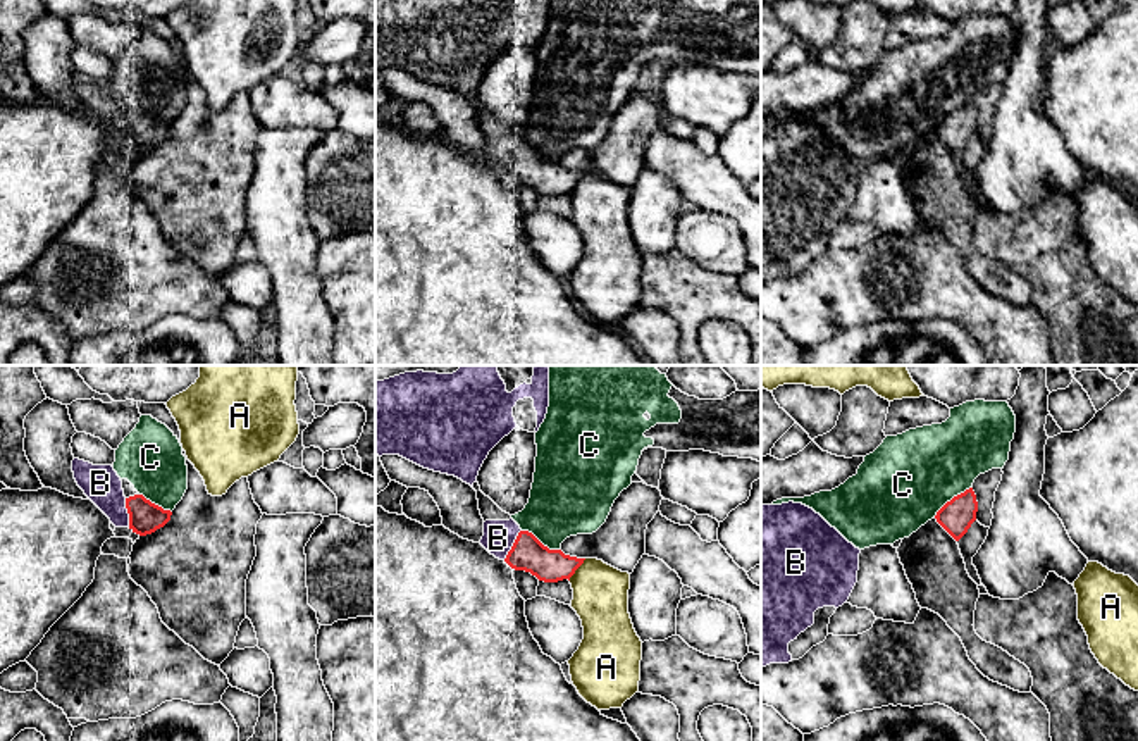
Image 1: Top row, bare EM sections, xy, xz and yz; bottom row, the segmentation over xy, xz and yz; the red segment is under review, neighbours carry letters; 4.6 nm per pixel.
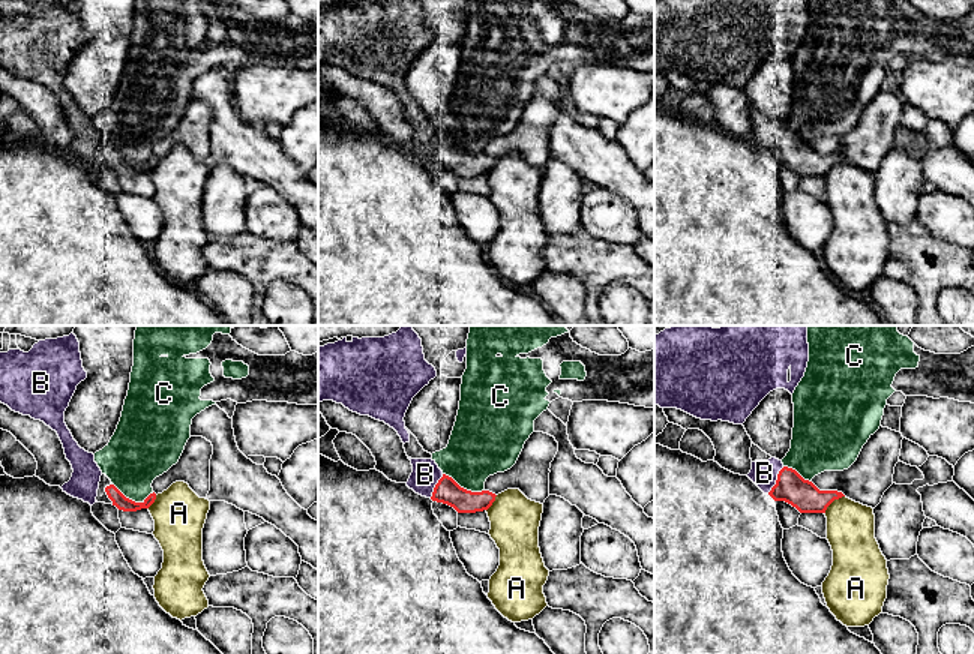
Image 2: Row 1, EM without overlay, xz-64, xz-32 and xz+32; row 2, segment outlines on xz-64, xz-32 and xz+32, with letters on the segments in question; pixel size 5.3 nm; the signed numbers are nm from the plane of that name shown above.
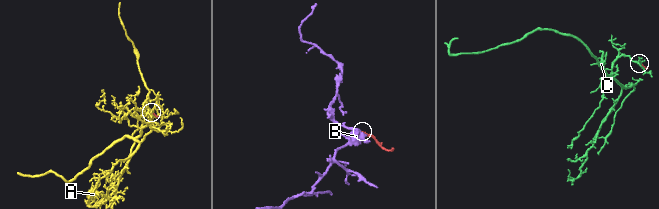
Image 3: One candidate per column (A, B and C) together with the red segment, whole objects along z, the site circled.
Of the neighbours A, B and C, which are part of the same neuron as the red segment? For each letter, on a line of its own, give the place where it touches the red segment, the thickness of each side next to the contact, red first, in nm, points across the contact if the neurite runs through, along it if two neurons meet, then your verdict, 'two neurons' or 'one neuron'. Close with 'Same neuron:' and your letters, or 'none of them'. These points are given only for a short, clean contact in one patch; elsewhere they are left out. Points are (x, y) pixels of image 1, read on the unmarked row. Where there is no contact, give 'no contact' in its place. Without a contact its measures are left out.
A: xz (577, 181) | 160/260 nm | along xz (586, 173), (568, 193) | two neurons
B: xz (513, 159) | 160/150 nm | one neuron
C: yz (954, 111) | 160/400 nm | along yz (971, 100), (954, 109), (933, 130) | two neurons
Same neuron: B

